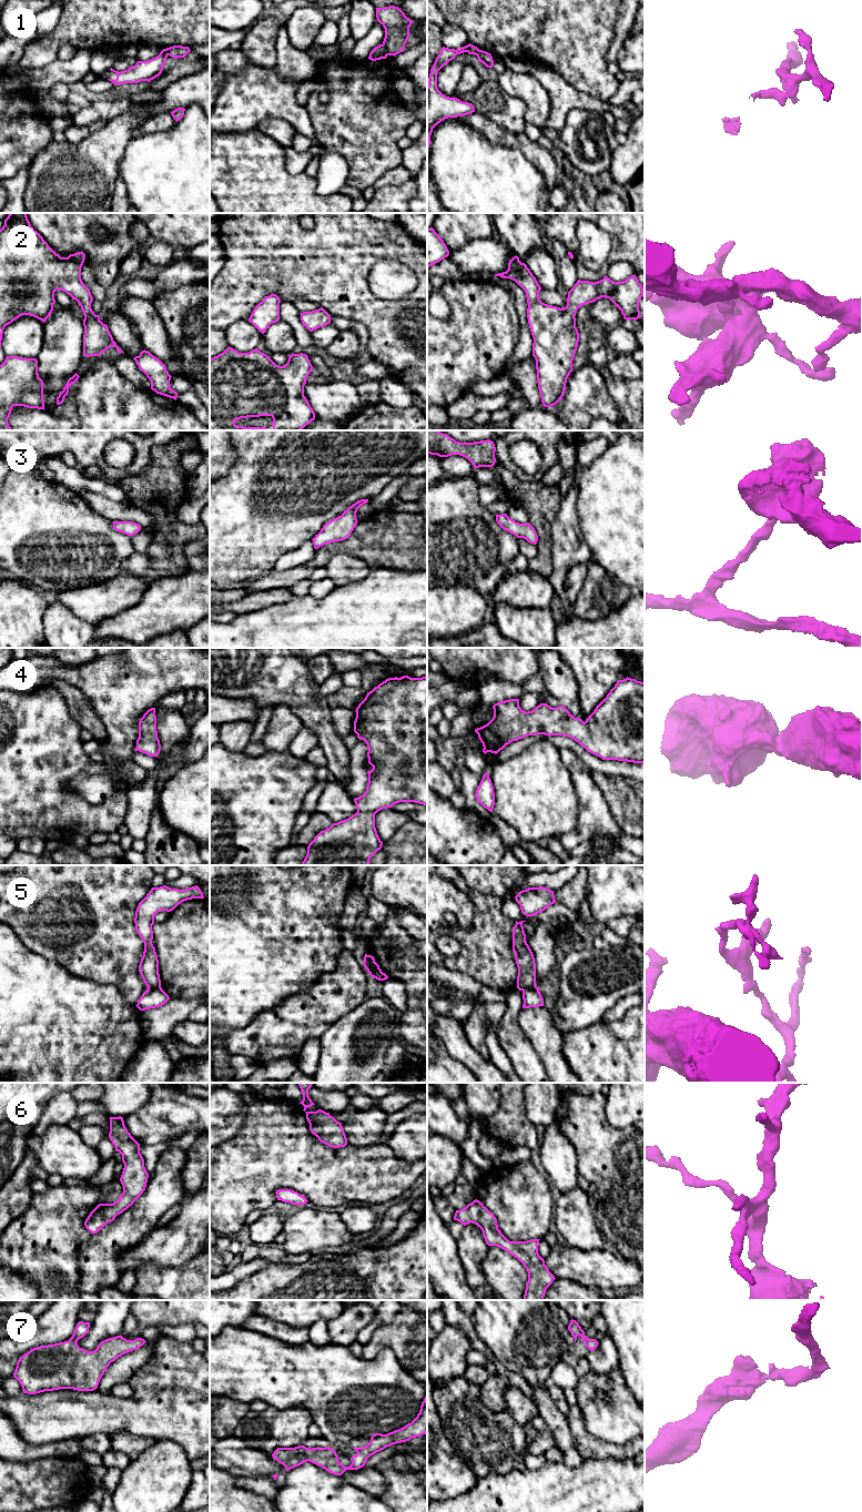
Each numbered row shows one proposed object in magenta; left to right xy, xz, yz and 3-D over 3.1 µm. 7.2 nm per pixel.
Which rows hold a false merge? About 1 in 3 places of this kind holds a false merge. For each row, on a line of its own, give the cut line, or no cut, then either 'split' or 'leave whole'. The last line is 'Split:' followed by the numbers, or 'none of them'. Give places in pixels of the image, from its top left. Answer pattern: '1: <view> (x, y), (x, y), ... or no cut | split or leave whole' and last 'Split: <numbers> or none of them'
1: xz (382, 44), (388, 54) | split
2: no cut | leave whole
3: no cut | leave whole
4: no cut | leave whole
5: xy (160, 985), (148, 988) | split
6: no cut | leave whole
7: no cut | leave whole
Split: 1, 5

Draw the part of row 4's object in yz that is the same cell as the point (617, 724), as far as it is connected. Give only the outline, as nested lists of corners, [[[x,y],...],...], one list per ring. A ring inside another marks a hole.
[[[627,677],[618,680],[585,722],[575,718],[564,706],[551,708],[547,703],[540,703],[534,710],[526,712],[519,707],[519,699],[497,702],[493,709],[493,719],[475,729],[485,754],[487,752],[497,754],[510,742],[525,737],[545,734],[569,737],[602,760],[645,763],[645,682],[636,679]]]

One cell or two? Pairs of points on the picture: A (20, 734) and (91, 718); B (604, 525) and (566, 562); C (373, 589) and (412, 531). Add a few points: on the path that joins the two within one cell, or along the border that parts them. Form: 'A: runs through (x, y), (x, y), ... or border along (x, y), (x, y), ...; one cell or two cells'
A: border along (64, 698), (69, 713), (82, 728); two cells
B: border along (577, 517), (579, 533), (592, 555); two cells
C: border along (371, 569), (398, 568), (413, 571); two cells

